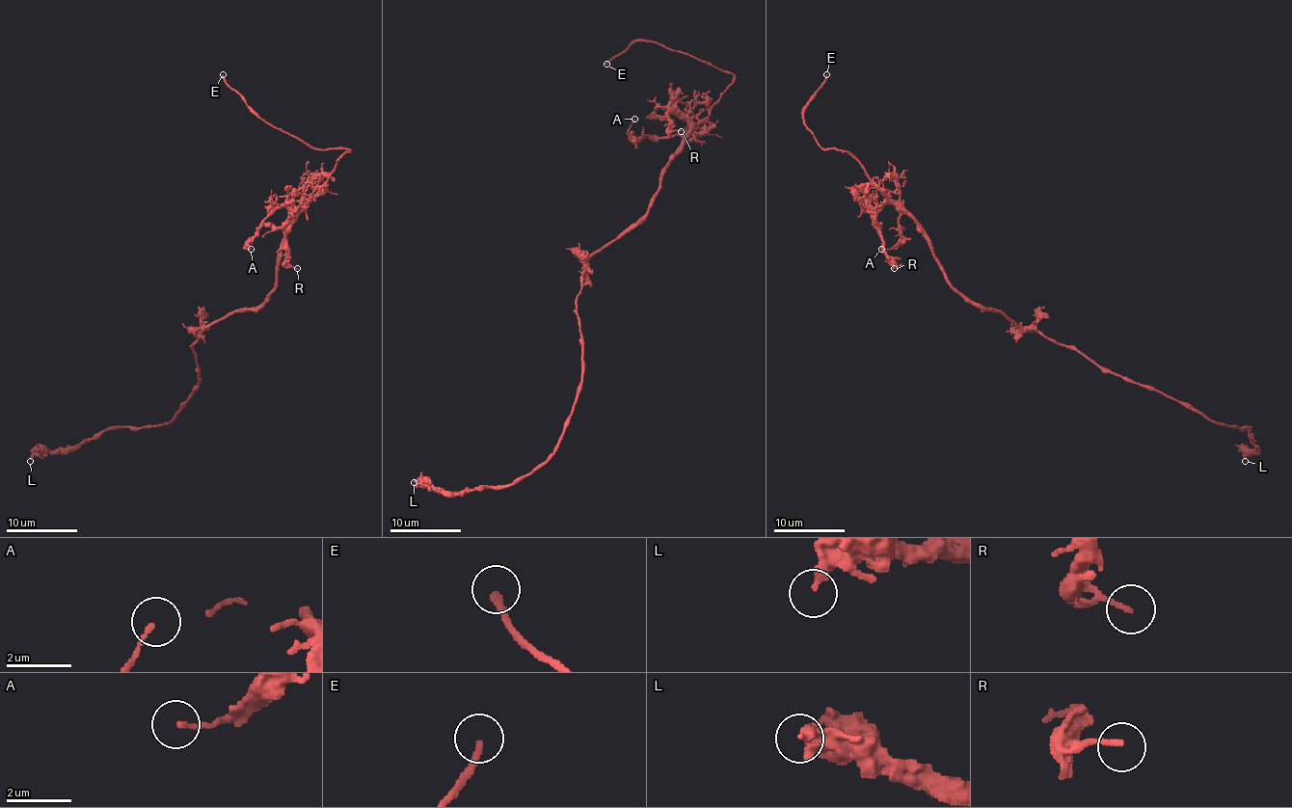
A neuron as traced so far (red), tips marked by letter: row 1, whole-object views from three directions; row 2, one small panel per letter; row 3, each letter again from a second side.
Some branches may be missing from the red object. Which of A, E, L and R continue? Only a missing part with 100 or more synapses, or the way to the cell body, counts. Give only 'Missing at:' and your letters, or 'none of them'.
Missing at: E

